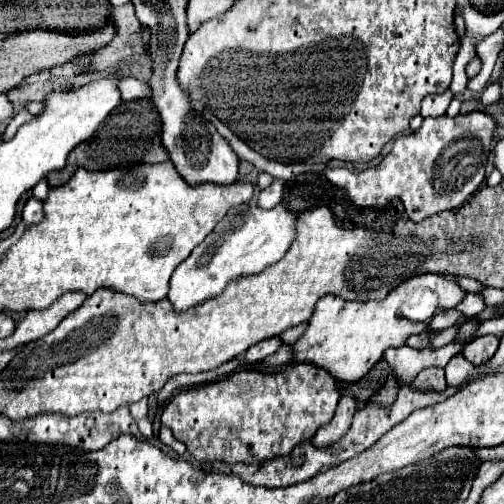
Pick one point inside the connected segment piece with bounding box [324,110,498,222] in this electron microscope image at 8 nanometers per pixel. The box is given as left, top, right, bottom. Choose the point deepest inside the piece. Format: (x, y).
(439, 167)

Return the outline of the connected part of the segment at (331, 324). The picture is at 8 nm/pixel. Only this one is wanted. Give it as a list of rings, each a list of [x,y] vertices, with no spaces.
[[[420,274],[398,288],[394,288],[384,300],[370,302],[348,302],[340,296],[324,296],[318,300],[314,314],[310,318],[308,330],[300,336],[294,346],[296,360],[314,362],[326,368],[340,382],[356,382],[360,380],[388,348],[400,348],[406,344],[406,338],[412,334],[420,334],[424,330],[424,322],[412,322],[402,316],[400,306],[418,288],[426,288],[438,294],[438,308],[456,308],[460,300],[464,300],[464,290],[456,280],[448,280],[440,274]]]

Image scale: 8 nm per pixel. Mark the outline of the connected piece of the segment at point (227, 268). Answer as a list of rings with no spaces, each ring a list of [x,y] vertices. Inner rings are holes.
[[[282,204],[264,210],[260,206],[236,206],[216,224],[208,238],[198,244],[192,254],[174,270],[172,284],[168,290],[168,302],[176,312],[190,310],[208,302],[208,298],[220,296],[228,282],[246,278],[262,272],[266,266],[278,262],[292,246],[296,238],[296,222],[300,214],[286,210]]]

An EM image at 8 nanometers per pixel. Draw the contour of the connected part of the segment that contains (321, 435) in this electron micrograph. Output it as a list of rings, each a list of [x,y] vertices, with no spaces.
[[[342,396],[340,402],[338,402],[334,418],[316,432],[316,436],[312,438],[312,446],[322,450],[322,448],[330,448],[336,440],[344,438],[346,432],[348,432],[348,428],[352,426],[352,416],[354,416],[356,408],[358,406],[356,406],[354,398]]]

